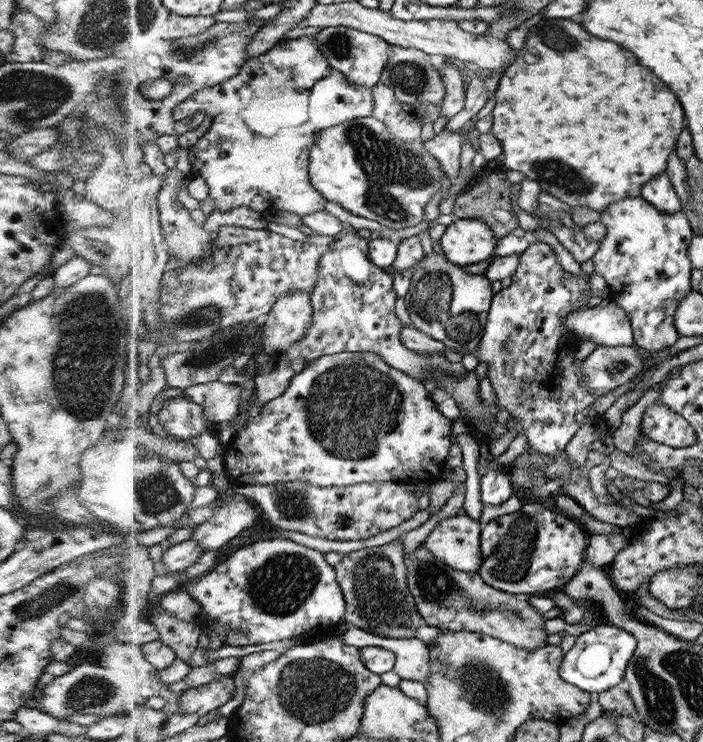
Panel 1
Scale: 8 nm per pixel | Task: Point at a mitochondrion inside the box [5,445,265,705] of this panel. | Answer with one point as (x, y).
(45, 601)

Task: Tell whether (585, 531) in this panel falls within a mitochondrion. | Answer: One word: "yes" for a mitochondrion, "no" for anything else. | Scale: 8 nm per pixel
no

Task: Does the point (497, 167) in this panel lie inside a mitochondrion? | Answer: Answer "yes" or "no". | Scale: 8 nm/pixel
no

